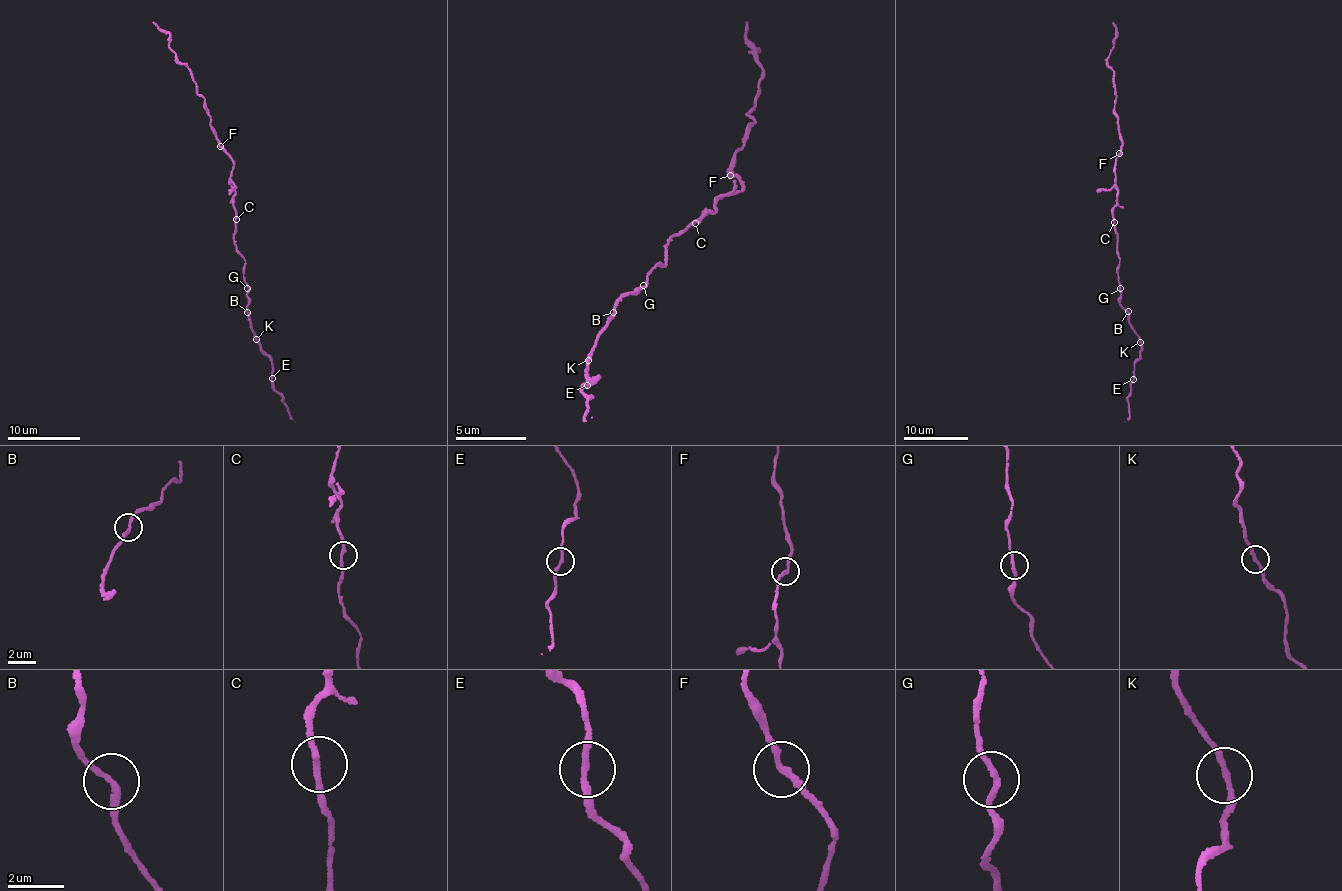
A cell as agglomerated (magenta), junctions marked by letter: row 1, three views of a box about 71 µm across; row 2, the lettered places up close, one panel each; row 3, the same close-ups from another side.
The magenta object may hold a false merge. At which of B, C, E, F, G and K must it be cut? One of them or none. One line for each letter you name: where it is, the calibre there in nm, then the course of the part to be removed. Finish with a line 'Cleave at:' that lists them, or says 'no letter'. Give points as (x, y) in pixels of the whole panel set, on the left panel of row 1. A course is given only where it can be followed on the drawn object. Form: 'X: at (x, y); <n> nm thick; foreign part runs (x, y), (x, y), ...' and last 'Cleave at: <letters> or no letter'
Cleave at: no letter

